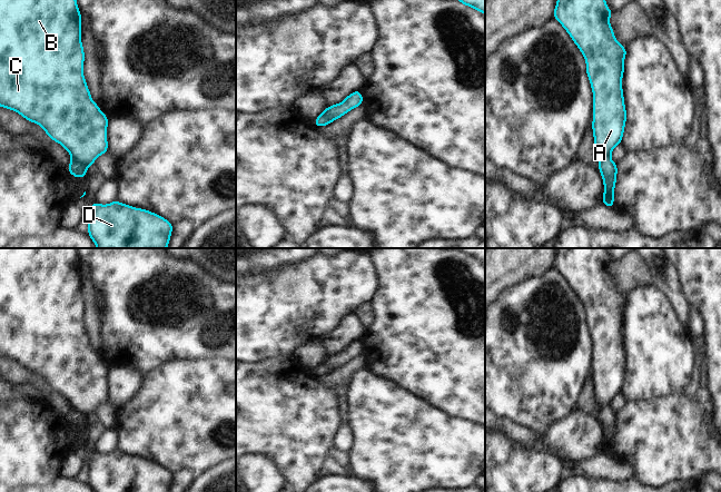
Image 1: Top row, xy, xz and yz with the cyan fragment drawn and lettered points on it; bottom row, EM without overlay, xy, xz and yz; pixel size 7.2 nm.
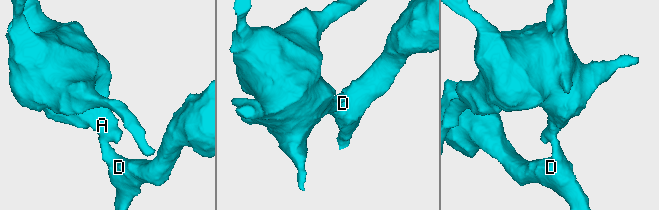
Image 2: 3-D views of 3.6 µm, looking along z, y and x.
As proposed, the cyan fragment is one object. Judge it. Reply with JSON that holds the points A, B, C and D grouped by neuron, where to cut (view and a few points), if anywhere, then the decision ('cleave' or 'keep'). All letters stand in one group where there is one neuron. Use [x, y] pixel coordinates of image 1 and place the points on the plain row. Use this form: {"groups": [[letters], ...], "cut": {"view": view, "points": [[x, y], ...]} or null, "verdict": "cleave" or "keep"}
{"groups": [["A", "B", "C"], ["D"]], "cut": {"view": "xy", "points": [[71, 407], [79, 411], [86, 417]]}, "verdict": "cleave"}

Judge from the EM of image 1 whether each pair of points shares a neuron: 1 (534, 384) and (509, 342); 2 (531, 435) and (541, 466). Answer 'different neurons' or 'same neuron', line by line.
1: same neuron
2: different neurons

